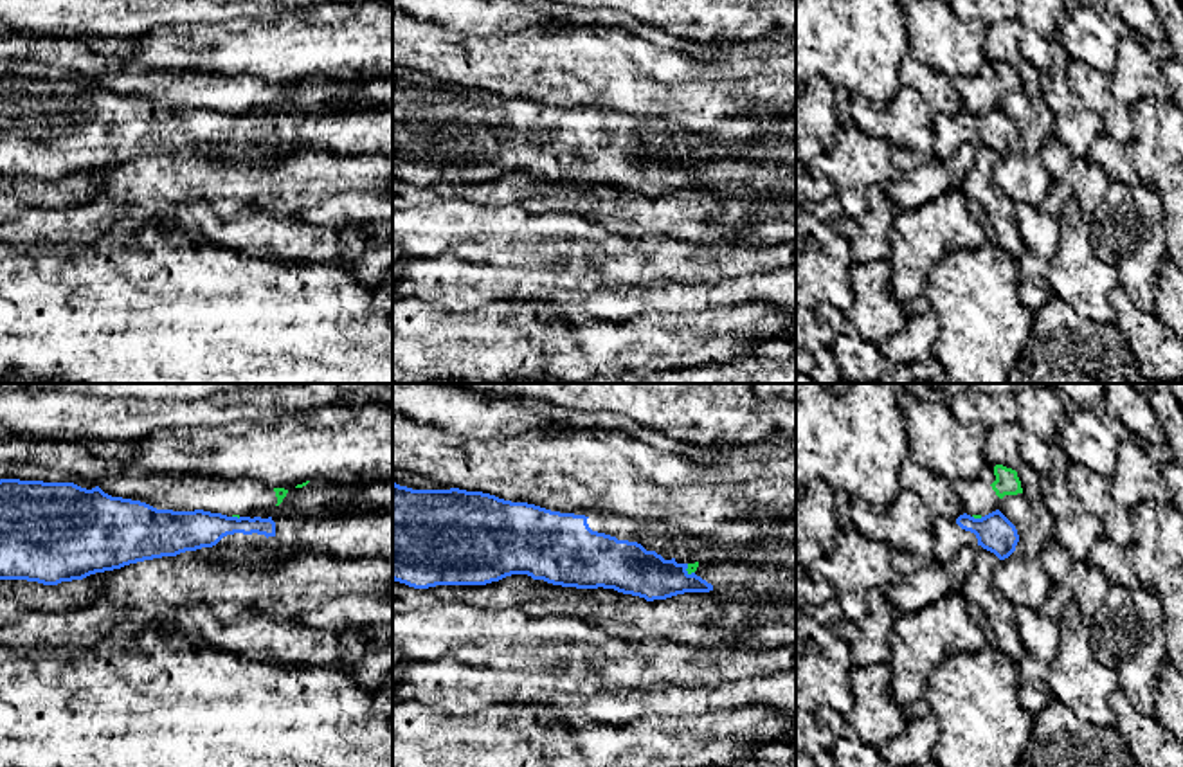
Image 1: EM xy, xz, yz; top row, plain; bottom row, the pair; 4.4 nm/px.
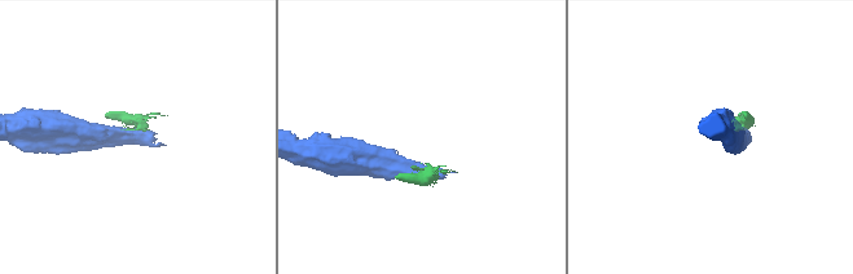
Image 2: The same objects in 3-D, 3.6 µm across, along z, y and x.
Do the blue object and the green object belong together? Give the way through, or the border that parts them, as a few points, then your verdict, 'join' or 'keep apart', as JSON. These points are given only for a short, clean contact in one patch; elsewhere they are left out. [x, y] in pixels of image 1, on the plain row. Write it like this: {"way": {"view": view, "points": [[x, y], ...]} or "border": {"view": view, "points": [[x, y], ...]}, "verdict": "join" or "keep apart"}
{"border": {"view": "xz", "points": [[686, 161], [686, 166], [694, 170]]}, "verdict": "keep apart"}

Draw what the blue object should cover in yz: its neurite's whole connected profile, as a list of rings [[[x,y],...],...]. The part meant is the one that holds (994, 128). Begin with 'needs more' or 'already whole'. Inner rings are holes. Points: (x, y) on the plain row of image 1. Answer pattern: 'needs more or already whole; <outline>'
already whole; [[[999,106],[981,115],[963,110],[956,115],[956,121],[974,130],[978,142],[994,149],[999,157],[1008,155],[1019,139],[1016,122]]]

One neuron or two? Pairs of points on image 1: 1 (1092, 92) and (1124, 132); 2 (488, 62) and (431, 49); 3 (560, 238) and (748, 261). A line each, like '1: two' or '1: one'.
1: one
2: one
3: one

